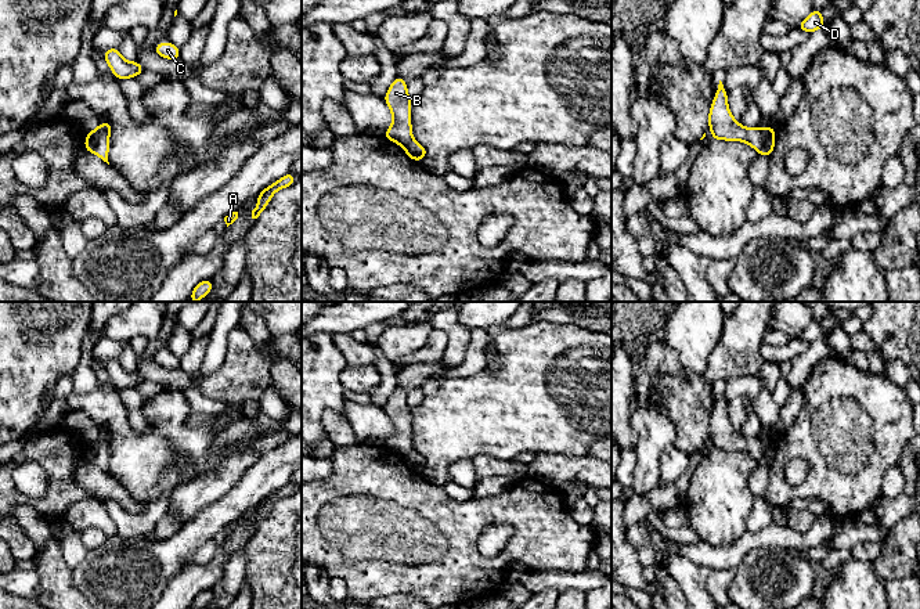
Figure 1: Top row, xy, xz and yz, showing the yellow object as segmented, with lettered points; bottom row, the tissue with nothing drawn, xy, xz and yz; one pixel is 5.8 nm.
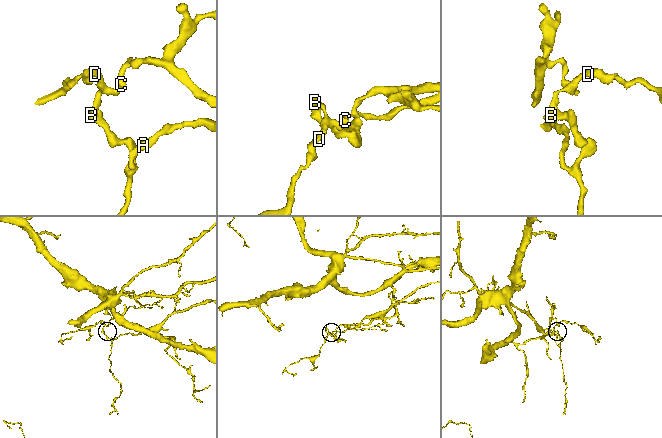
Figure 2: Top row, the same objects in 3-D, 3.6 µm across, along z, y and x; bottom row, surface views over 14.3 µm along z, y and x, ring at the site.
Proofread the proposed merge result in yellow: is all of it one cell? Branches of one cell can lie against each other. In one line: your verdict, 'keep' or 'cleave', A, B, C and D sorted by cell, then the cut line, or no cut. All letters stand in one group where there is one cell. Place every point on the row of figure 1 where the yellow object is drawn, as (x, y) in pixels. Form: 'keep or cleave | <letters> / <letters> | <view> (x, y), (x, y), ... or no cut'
cleave | A / B C D | yz (761, 128), (761, 148), (758, 151)

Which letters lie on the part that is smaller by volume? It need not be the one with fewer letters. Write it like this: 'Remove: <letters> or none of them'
Remove: A

